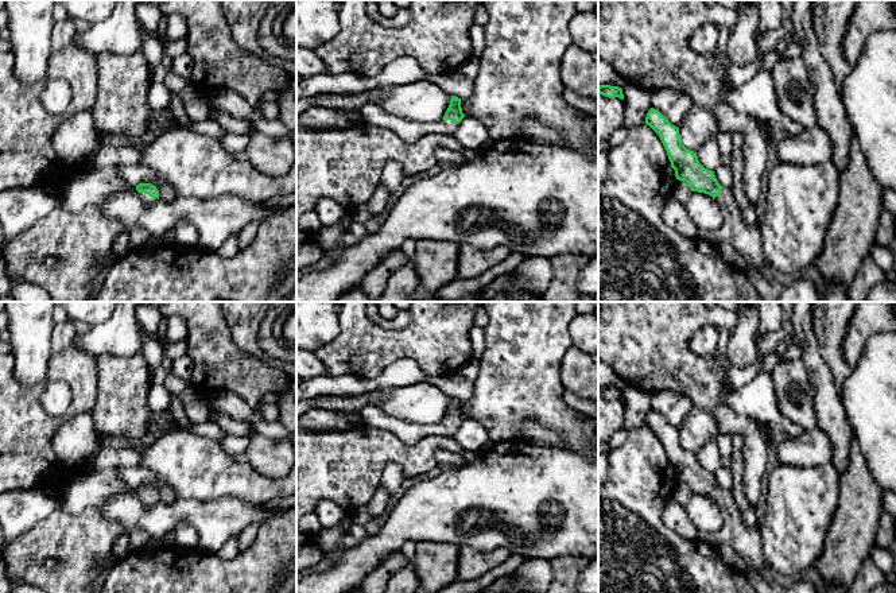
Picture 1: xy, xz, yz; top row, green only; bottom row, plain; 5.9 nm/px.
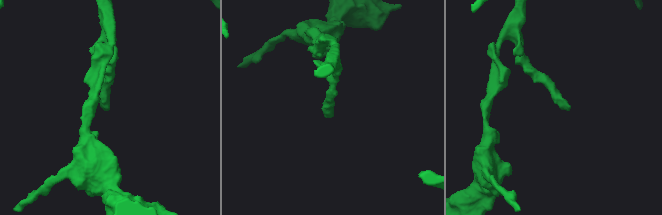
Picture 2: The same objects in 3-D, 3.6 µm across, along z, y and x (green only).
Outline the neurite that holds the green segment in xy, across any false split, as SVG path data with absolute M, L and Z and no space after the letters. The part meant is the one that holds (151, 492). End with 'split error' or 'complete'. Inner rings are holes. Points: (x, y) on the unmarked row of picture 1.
M139 485L136 492L139 493L139 500L146 507L152 507L159 501L159 492L151 485Z; split error

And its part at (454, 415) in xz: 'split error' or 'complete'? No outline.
split error

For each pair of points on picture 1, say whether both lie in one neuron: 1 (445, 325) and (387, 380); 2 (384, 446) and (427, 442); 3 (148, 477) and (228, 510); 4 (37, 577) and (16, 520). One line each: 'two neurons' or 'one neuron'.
1: two neurons
2: one neuron
3: two neurons
4: two neurons

